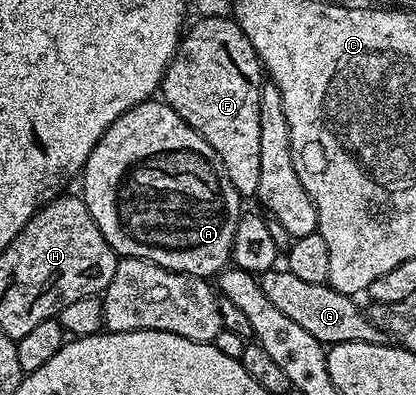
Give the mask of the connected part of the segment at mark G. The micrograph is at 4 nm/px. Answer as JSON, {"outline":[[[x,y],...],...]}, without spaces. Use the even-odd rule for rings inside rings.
{"outline":[[[285,269],[263,271],[260,282],[264,289],[264,297],[268,297],[268,301],[272,301],[276,309],[280,309],[280,313],[296,321],[296,325],[301,325],[307,333],[312,333],[312,337],[316,337],[316,341],[320,341],[323,345],[335,343],[365,345],[387,342],[386,332],[370,320],[365,310],[361,311],[358,308],[359,300],[355,296],[332,289],[327,282],[303,281],[302,278],[296,277],[296,273]]]}

